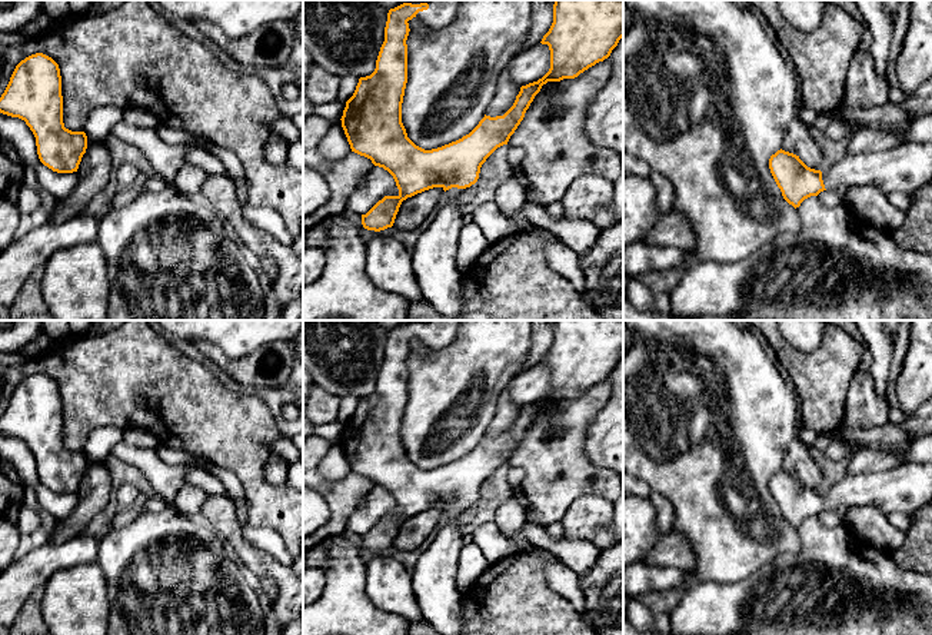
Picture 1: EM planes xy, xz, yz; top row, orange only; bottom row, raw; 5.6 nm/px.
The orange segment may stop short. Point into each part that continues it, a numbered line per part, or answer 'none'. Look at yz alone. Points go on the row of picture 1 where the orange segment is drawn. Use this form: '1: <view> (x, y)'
1: yz (906, 168)

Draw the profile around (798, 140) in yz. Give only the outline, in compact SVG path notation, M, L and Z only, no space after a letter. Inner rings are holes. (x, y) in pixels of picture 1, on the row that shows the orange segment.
M796 117L789 123L782 150L796 154L808 167L822 170L822 149L805 126Z

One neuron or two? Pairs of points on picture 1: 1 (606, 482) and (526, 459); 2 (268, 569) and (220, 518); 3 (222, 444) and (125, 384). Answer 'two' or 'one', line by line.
1: one
2: one
3: one

